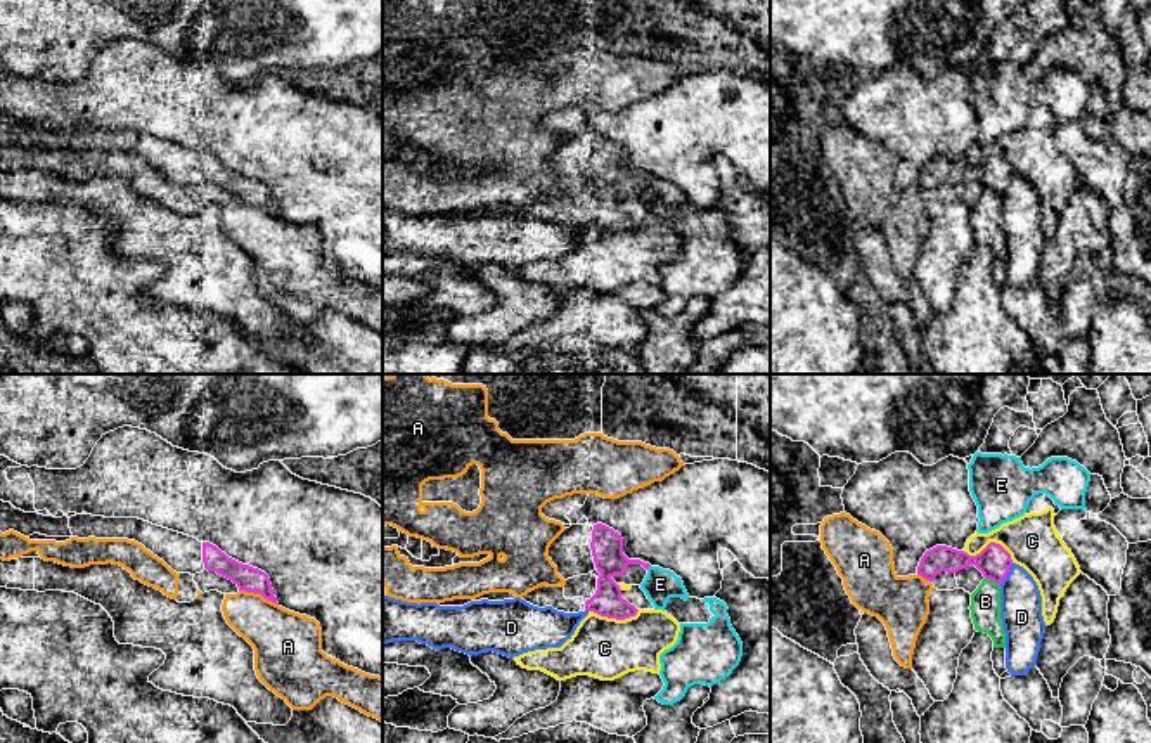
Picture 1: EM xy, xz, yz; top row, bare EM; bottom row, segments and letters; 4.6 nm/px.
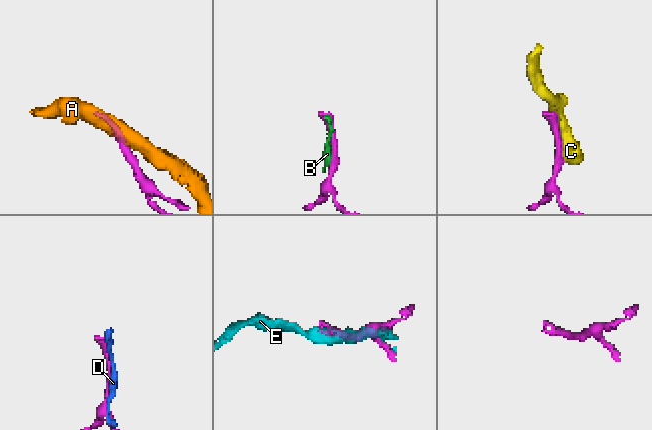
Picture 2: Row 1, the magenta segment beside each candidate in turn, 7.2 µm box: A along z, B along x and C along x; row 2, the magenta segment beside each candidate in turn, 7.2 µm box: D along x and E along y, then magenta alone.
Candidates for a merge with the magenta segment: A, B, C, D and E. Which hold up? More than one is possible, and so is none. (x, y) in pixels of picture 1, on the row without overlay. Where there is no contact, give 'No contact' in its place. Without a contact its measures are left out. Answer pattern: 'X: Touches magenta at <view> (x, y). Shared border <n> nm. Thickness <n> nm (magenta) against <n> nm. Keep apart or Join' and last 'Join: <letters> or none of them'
A: Touches magenta at xy (258, 205). Shared border 200 nm. Thickness 120 nm (magenta) against 280 nm. Keep apart
B: Touches magenta at yz (992, 191). Shared border 80 nm. Thickness 160 nm (magenta) against 140 nm. Keep apart
C: Touches magenta at yz (990, 155). Shared border 240 nm. Thickness 160 nm (magenta) against 240 nm. Keep apart
D: Touches magenta at yz (1008, 184). Shared border 120 nm. Thickness 160 nm (magenta) against 190 nm. Keep apart
E: Touches magenta at xz (648, 179). Shared border 30 nm. Thickness 150 nm (magenta) against 150 nm. Keep apart
Join: none of them

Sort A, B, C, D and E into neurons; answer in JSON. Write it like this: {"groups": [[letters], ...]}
{"groups": [["A"], ["B"], ["C"], ["D"], ["E"]]}

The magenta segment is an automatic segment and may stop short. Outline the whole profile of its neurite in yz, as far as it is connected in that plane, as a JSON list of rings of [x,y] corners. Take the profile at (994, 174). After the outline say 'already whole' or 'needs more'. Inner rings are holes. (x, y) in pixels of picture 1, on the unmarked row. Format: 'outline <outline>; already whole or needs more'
outline [[[990,154],[980,166],[969,168],[947,158],[936,158],[924,165],[919,173],[917,187],[933,194],[942,184],[957,185],[959,182],[974,177],[985,191],[1002,196],[1013,178],[1011,166],[995,154]]]; already whole

